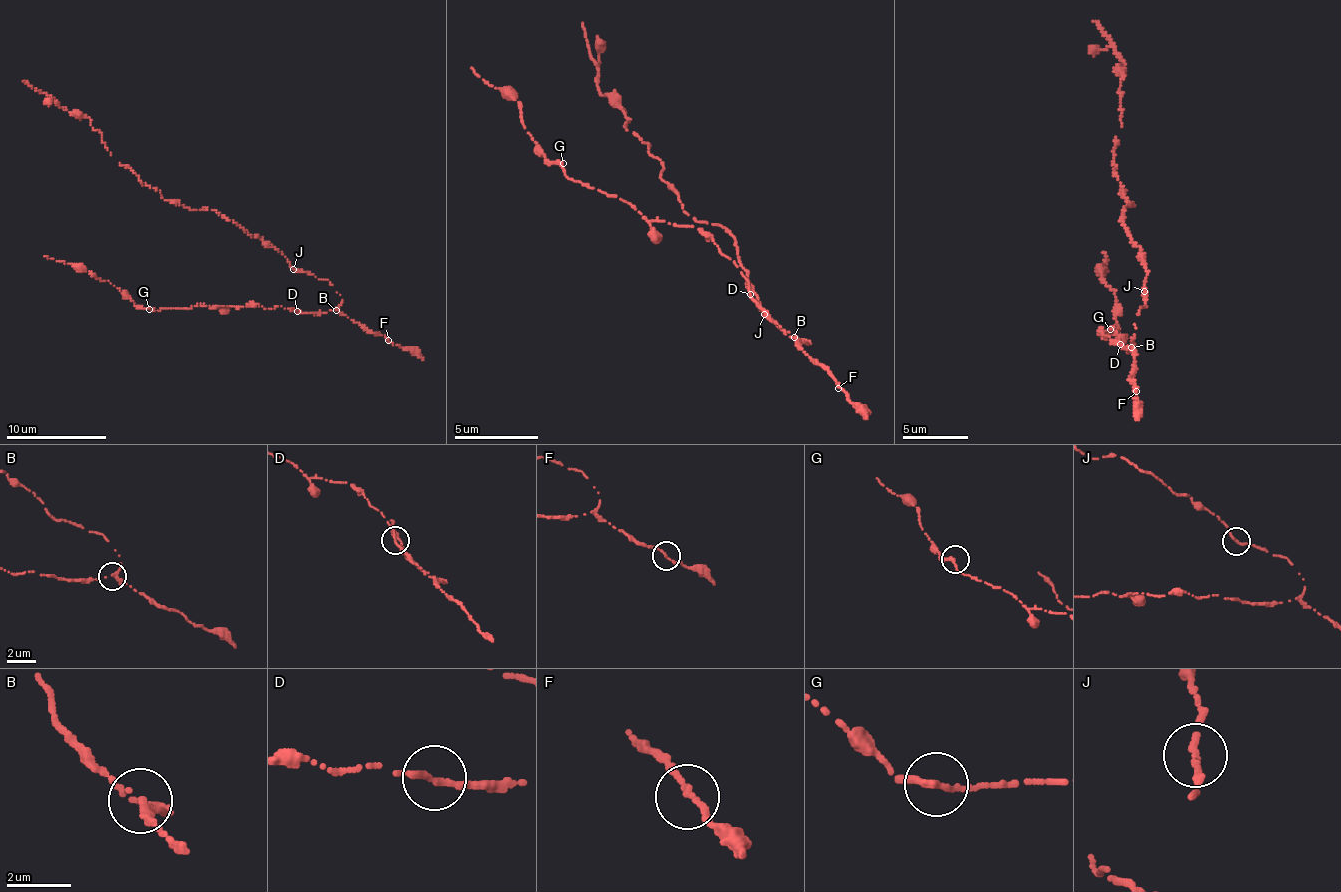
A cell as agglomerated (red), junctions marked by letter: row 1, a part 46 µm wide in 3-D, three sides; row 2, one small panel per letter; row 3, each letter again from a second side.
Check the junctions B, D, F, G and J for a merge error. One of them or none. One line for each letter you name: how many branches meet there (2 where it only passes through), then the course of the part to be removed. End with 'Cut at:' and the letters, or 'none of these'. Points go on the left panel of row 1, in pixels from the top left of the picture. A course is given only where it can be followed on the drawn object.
Cut at: none of these

